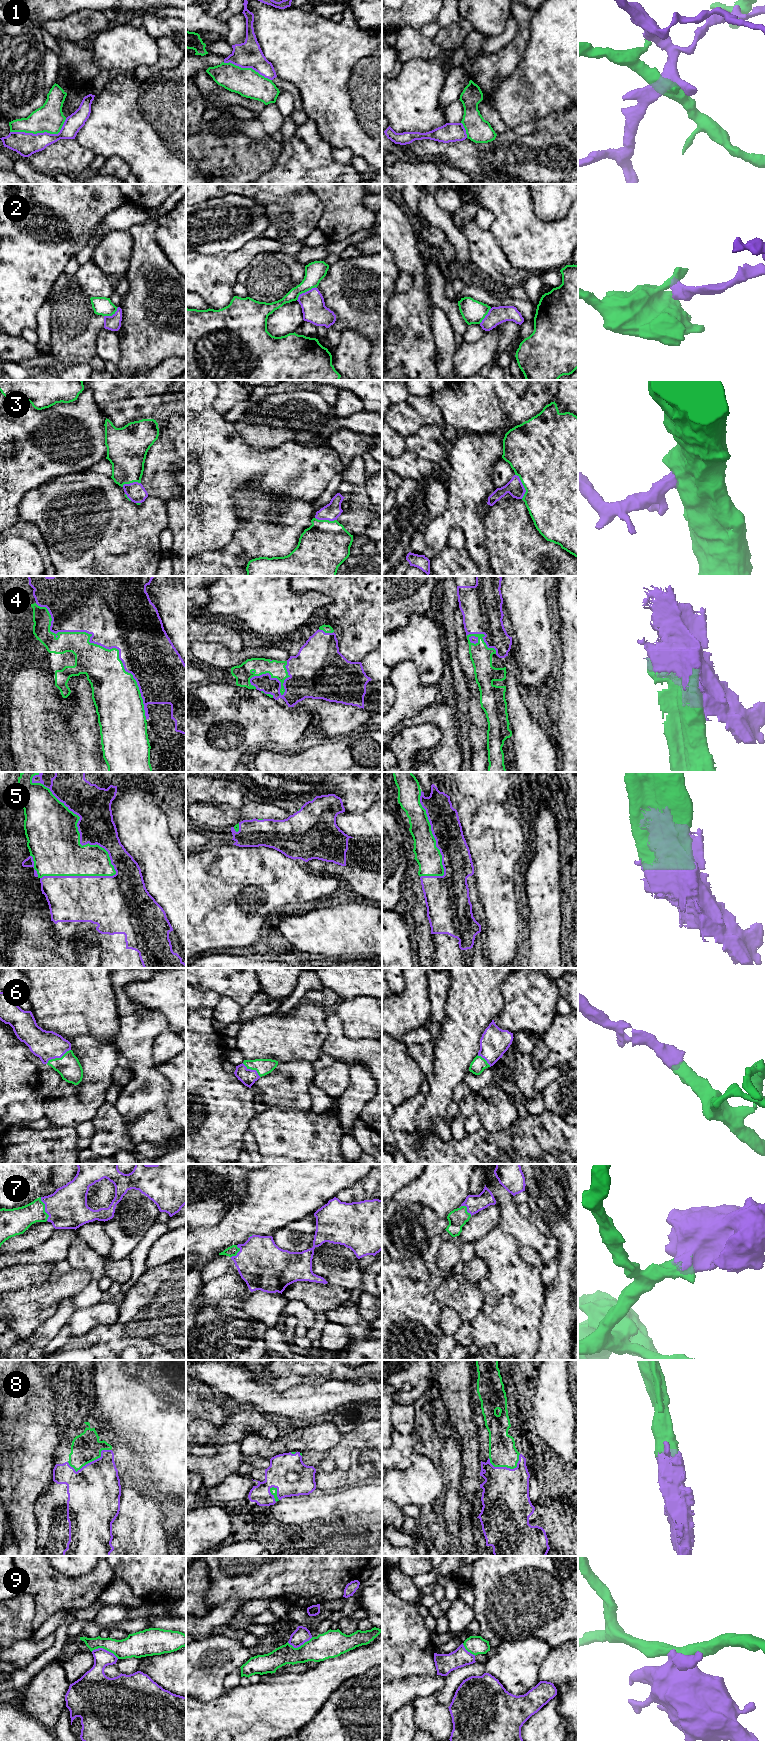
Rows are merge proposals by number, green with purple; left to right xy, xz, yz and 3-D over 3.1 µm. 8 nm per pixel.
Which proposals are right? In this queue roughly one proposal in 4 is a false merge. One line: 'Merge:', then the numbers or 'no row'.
Merge: 3, 4, 5, 6, 7, 8

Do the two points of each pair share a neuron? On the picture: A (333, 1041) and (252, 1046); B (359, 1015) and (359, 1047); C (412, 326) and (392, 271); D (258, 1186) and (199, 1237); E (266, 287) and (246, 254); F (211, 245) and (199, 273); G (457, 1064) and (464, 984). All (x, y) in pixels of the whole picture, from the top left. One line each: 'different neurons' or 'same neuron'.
A: different neurons
B: different neurons
C: different neurons
D: same neuron
E: different neurons
F: different neurons
G: same neuron

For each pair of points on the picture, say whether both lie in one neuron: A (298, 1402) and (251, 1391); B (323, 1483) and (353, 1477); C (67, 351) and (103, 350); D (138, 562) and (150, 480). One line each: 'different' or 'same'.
A: same
B: same
C: different
D: different

